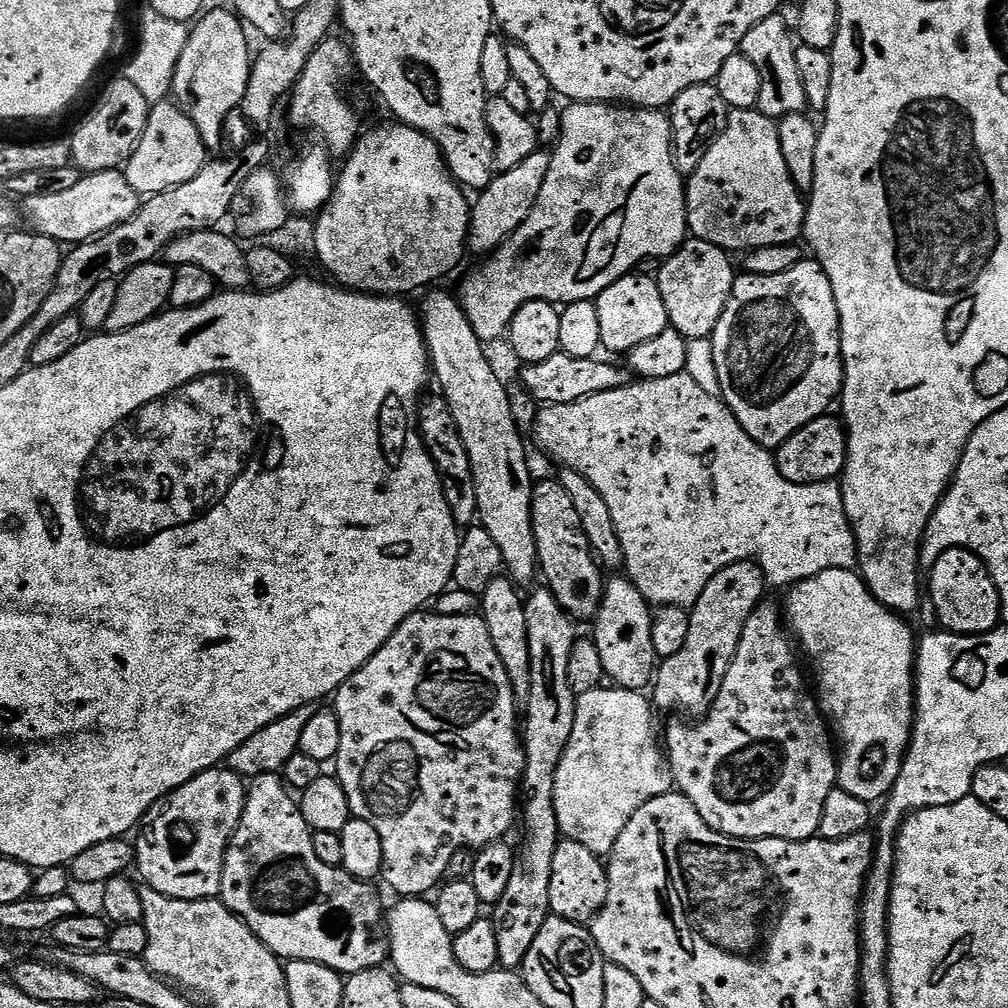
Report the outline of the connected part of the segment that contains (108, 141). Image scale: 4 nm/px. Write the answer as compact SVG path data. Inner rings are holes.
M125 78L110 81L96 109L77 126L76 133L70 137L72 164L80 167L79 171L84 174L123 169L146 130L149 107L146 98L132 82Z

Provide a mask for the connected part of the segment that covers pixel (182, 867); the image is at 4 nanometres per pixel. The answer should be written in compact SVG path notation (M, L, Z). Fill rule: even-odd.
M226 766L206 770L171 792L169 796L163 796L144 816L138 828L140 837L135 837L134 840L134 868L135 871L140 871L143 883L158 890L158 894L166 894L172 900L210 900L219 897L220 879L224 873L224 855L228 849L228 841L232 839L242 818L247 797L245 777L230 771Z

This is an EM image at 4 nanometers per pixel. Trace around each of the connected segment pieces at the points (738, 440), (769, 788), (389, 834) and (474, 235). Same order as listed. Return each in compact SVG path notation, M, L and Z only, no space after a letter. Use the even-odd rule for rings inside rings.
M687 371L674 374L670 378L658 378L657 380L641 380L628 385L627 388L618 390L606 390L602 394L594 394L585 400L570 402L569 404L549 404L541 407L536 414L536 426L534 437L540 443L540 448L552 460L557 460L560 466L574 470L582 474L602 494L610 514L614 518L614 530L618 530L618 542L622 542L622 554L624 555L623 571L629 580L646 598L652 606L678 606L691 609L698 602L702 590L726 566L743 560L756 560L764 572L765 581L776 588L787 589L795 586L802 580L808 580L812 576L822 574L831 568L855 569L858 564L856 555L856 539L852 533L852 524L846 518L844 509L844 493L839 483L827 480L821 484L795 484L782 474L776 465L775 455L769 449L761 446L738 422L736 415L730 411L719 395L707 392L694 377L688 376Z
M761 602L746 618L746 626L742 630L742 638L738 642L738 650L730 662L730 670L726 670L726 678L722 678L722 690L718 690L718 698L713 702L707 716L699 722L680 722L668 728L668 748L666 744L666 759L672 769L672 778L675 787L683 792L698 810L698 814L716 832L721 832L734 838L743 840L761 840L762 838L778 838L779 840L810 840L819 833L822 822L822 802L838 784L838 756L834 751L834 740L830 735L829 725L826 723L824 713L818 707L818 700L810 691L810 684L804 681L800 668L796 665L796 652L793 637L782 619L782 612L769 602Z
M417 610L413 616L406 617L396 627L392 637L334 693L334 711L338 718L338 726L342 726L342 746L338 746L334 775L339 780L342 790L346 790L353 817L370 822L370 826L378 830L384 855L382 880L385 880L400 898L427 897L427 892L431 893L445 879L444 871L451 866L452 859L463 848L479 850L488 844L503 841L507 837L504 835L511 830L512 823L515 820L517 823L518 793L524 779L524 745L522 732L518 727L518 701L512 693L506 666L502 666L502 658L498 658L498 650L494 650L494 642L490 642L490 630L486 630L484 617L479 614L427 616L426 613L427 611Z
M537 150L518 162L514 170L500 172L492 179L490 186L486 186L479 193L480 196L471 205L472 221L468 227L468 248L479 258L487 257L496 251L500 245L506 243L526 222L528 215L534 210L534 202L538 202L538 194L542 190L542 182L546 182L546 174L550 170L552 153L548 150Z

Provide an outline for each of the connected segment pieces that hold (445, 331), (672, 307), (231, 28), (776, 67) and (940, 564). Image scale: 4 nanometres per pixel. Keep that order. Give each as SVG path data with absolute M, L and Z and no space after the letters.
M429 291L424 305L419 305L418 319L424 329L424 341L428 347L428 362L431 375L440 383L439 391L444 401L450 406L450 414L454 414L454 422L458 426L458 434L462 434L462 442L466 446L466 454L470 454L470 466L474 470L474 490L478 490L479 523L494 538L498 550L502 550L504 559L503 571L507 573L513 584L525 586L538 576L536 559L536 539L532 529L532 489L534 479L528 469L528 452L524 449L525 437L514 422L514 414L510 414L510 398L508 384L500 381L498 373L492 369L488 356L484 353L481 333L470 326L470 318L466 318L464 308L455 295L448 292Z
M688 238L659 265L660 276L655 277L655 282L660 288L662 302L666 302L668 323L677 328L685 340L707 341L718 326L718 318L722 318L722 310L726 310L732 284L738 275L737 269L732 269L732 260L723 248L705 240Z
M209 7L191 25L185 50L182 51L176 73L173 76L171 91L174 102L186 114L186 118L190 118L190 122L194 122L194 126L198 126L198 134L202 138L205 149L208 150L219 146L220 135L224 132L224 123L227 122L228 115L239 109L243 95L246 93L247 83L250 81L254 59L253 50L248 49L249 33L246 31L244 21L236 15L235 11L229 10L227 7L225 7L226 9L211 8Z
M778 14L758 22L758 26L754 26L754 30L750 30L750 34L746 34L740 43L740 52L750 58L754 66L758 66L758 74L762 78L762 90L758 90L756 108L777 122L784 116L798 114L808 108L806 90L802 90L802 78L798 78L796 49L794 34Z
M951 548L946 550L938 558L938 562L930 570L932 581L927 581L926 588L930 593L930 599L937 610L937 621L947 631L957 633L962 636L978 636L984 632L990 632L1001 623L1000 615L1000 595L994 586L992 576L986 570L986 566L979 560L973 552L968 552L964 548Z

